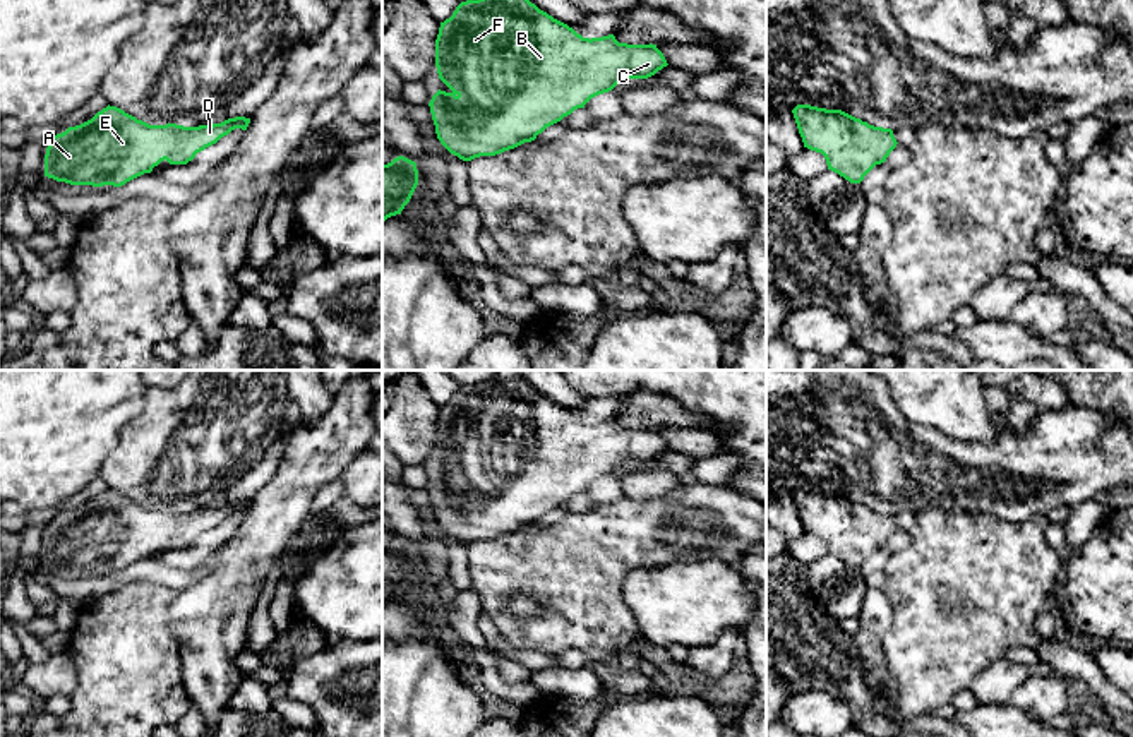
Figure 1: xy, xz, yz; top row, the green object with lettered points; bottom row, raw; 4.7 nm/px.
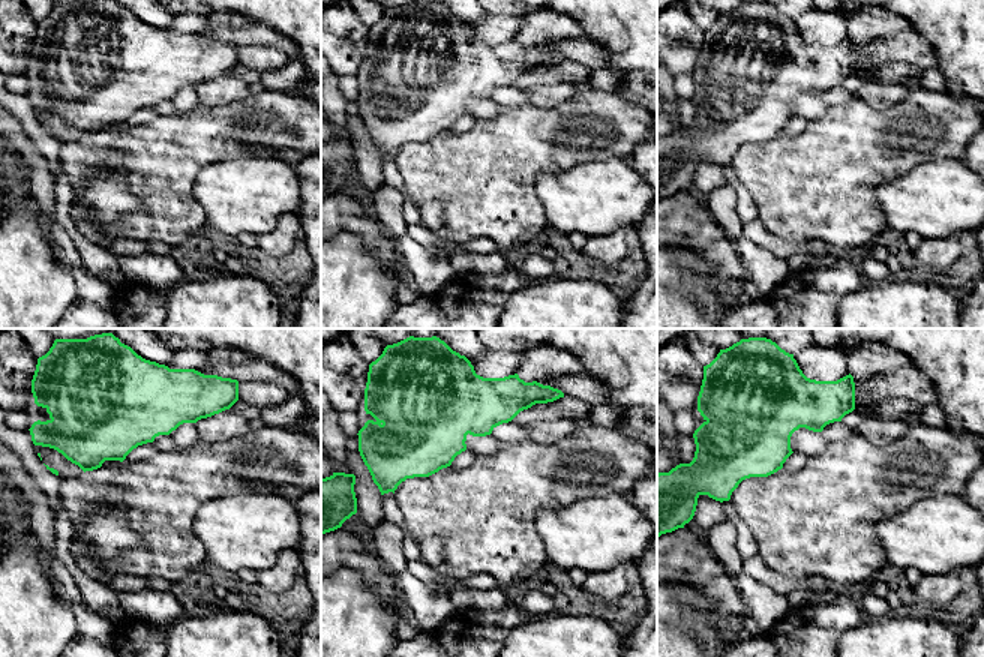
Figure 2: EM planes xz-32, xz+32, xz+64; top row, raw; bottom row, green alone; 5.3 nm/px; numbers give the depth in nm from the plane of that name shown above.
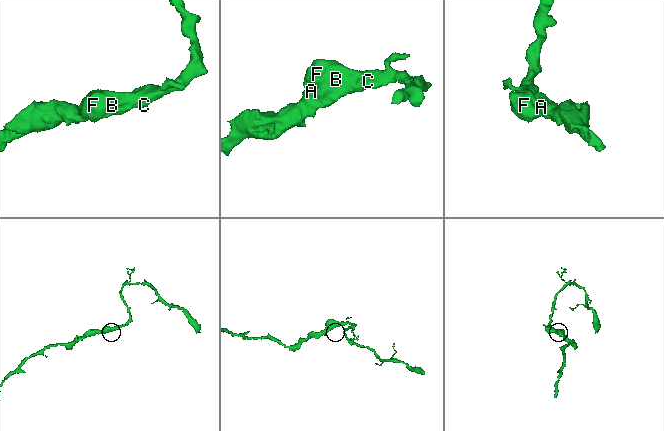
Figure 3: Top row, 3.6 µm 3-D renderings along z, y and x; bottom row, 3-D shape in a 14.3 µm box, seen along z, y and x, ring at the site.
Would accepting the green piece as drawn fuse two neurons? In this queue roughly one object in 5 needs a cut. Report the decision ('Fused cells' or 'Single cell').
Single cell

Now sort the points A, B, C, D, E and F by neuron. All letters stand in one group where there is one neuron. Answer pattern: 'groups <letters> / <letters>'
groups A B C D E F

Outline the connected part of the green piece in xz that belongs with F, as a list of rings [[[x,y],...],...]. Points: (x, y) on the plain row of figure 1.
[[[489,379],[461,386],[453,399],[441,406],[435,423],[435,451],[439,463],[451,473],[437,475],[429,490],[441,528],[463,545],[495,540],[531,526],[547,511],[561,506],[578,492],[626,463],[648,463],[667,451],[656,428],[619,427],[614,418],[583,422],[567,408],[540,394],[525,379]]]

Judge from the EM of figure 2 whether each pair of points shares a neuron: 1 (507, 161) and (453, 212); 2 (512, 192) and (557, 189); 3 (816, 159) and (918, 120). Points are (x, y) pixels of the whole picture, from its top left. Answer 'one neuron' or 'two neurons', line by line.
1: one neuron
2: two neurons
3: one neuron

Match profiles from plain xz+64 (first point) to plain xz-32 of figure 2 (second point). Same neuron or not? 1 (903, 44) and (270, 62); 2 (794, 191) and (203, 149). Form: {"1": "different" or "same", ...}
{"1": "same", "2": "same"}

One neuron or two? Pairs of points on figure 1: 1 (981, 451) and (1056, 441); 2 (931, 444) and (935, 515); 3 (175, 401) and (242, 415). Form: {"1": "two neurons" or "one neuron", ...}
{"1": "one neuron", "2": "two neurons", "3": "one neuron"}

